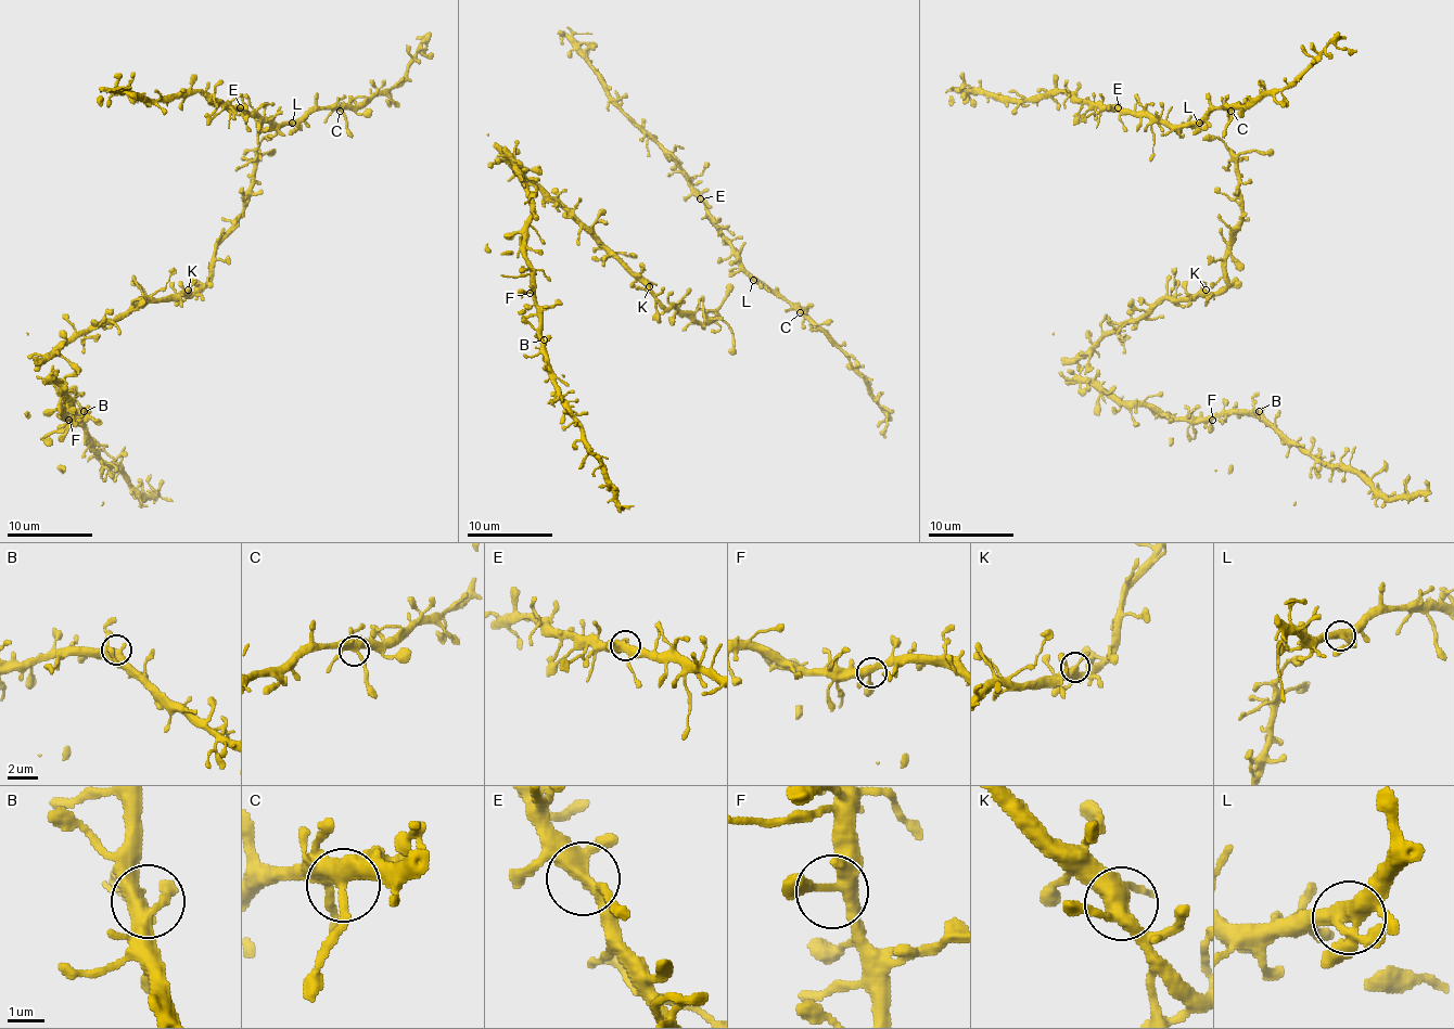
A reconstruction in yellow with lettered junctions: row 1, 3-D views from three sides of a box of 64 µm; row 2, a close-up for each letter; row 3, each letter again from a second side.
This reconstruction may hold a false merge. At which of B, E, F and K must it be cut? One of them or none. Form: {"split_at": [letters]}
{"split_at": []}

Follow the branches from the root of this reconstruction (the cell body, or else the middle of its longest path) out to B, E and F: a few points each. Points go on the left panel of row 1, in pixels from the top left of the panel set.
B: (156, 300), (101, 319), (60, 351), (79, 370), (62, 381), (66, 417), (84, 411)
E: (156, 300), (194, 294), (207, 281), (214, 244), (243, 208), (254, 149), (278, 125), (239, 108)
F: (156, 300), (139, 300), (111, 319), (101, 319), (60, 351), (79, 370), (62, 381), (68, 396), (68, 420)

